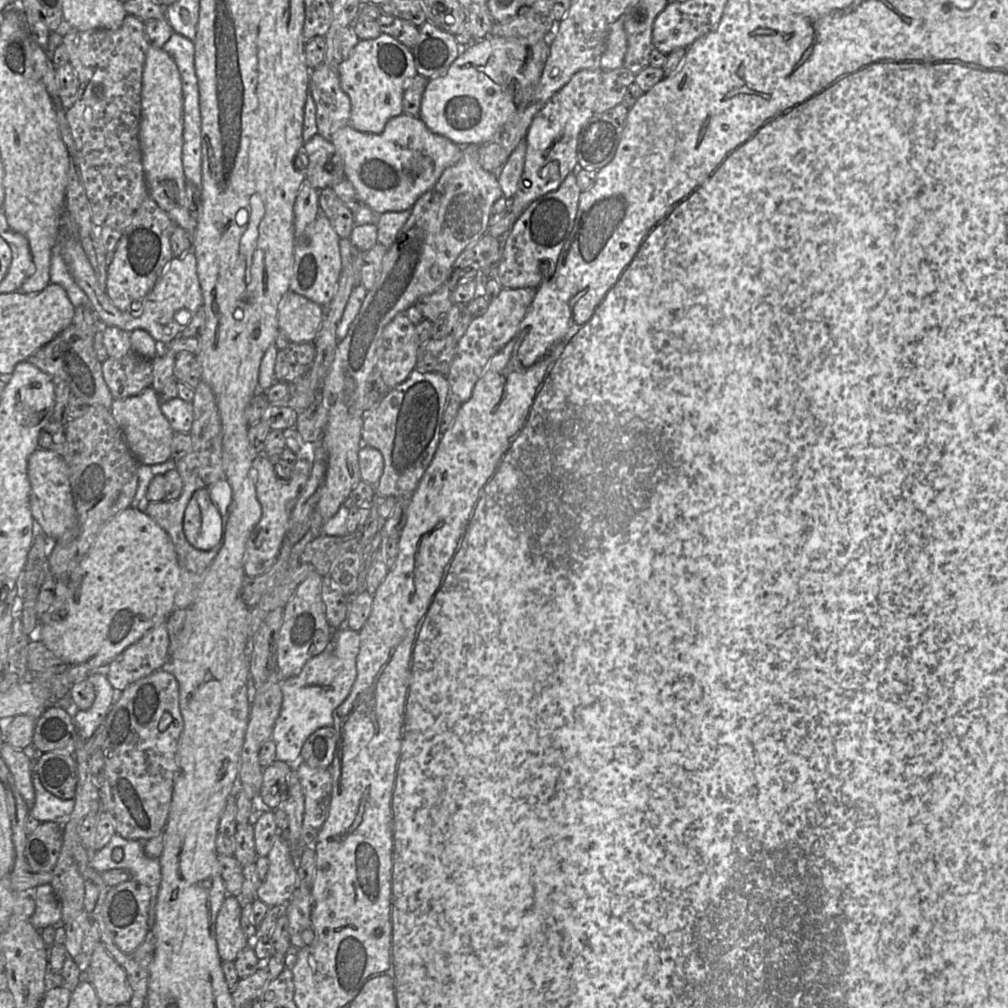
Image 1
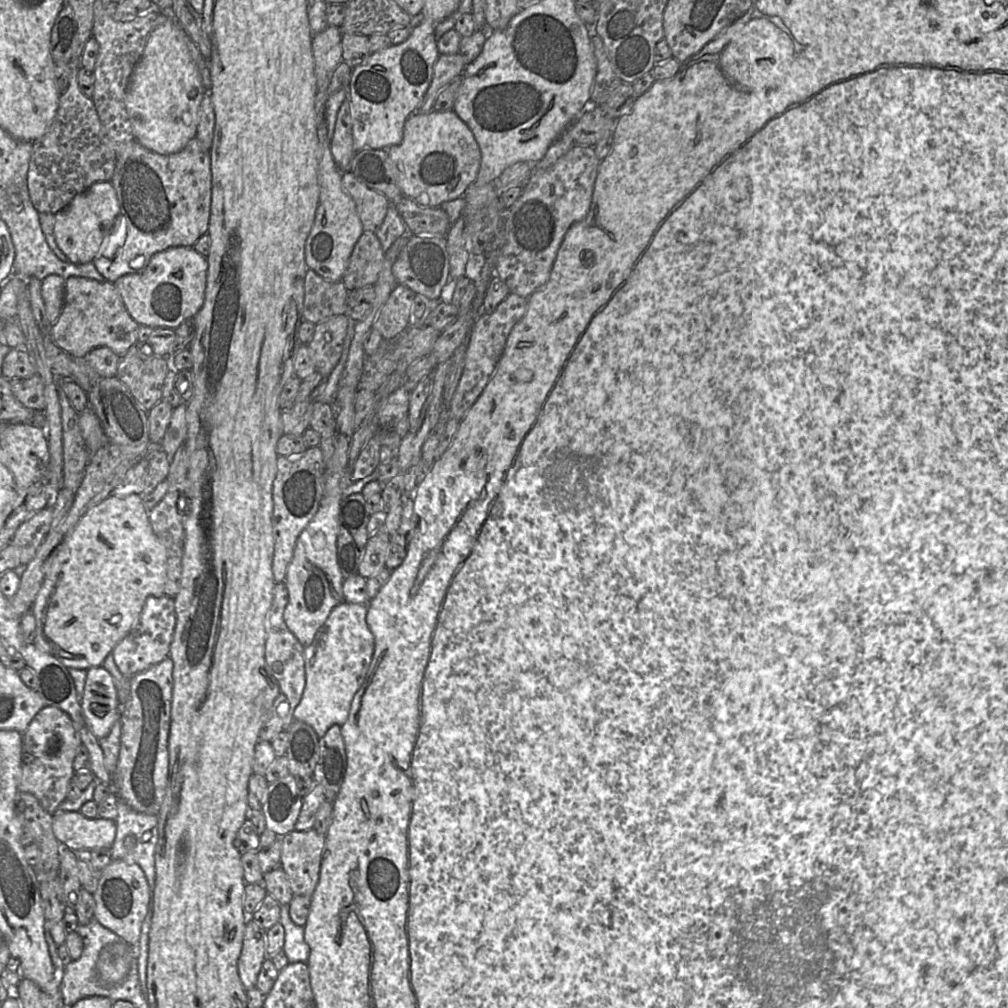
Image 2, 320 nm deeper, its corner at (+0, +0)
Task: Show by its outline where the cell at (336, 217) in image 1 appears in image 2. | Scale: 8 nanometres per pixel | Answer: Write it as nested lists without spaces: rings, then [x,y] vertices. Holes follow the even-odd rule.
[[[350,171],[342,172],[342,185],[355,202],[363,231],[375,233],[381,226],[391,202],[384,194],[360,182]]]

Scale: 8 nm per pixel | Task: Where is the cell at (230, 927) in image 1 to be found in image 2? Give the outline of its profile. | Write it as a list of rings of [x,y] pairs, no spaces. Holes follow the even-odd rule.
[[[249,917],[238,959],[239,978],[246,990],[257,988],[257,978],[267,958],[267,930]]]

